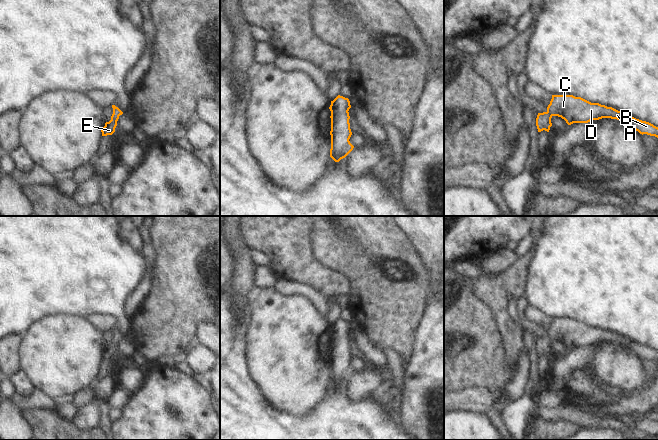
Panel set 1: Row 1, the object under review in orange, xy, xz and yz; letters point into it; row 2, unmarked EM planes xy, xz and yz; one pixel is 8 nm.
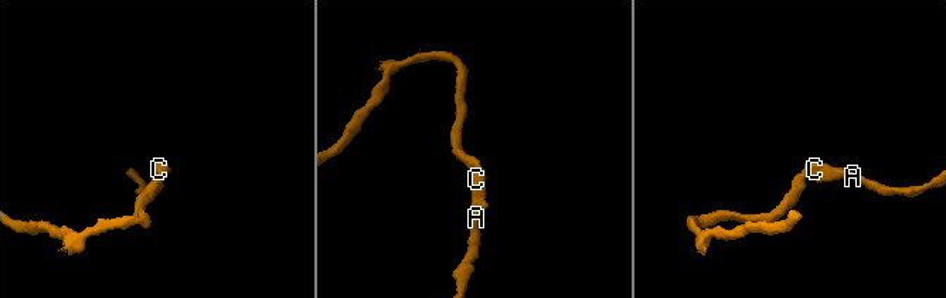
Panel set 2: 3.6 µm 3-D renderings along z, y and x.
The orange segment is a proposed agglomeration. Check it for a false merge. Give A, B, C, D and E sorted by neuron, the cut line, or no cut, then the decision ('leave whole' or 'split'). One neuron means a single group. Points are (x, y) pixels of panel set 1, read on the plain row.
groups A B C D E; cut none; leave whole

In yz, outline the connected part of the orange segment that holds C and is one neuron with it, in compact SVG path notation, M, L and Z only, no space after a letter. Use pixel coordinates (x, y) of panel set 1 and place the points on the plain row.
M552 319L547 335L537 339L536 350L538 356L543 354L549 356L553 340L561 341L568 349L588 347L602 342L617 343L624 348L630 349L642 359L647 358L658 362L658 351L653 348L636 343L626 336L599 327L591 327L573 319Z

